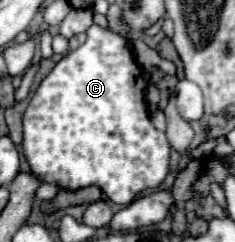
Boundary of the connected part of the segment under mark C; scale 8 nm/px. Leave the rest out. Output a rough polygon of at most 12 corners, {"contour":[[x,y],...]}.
{"contour":[[92,25],[30,99],[34,177],[126,207],[170,171],[148,81]]}

